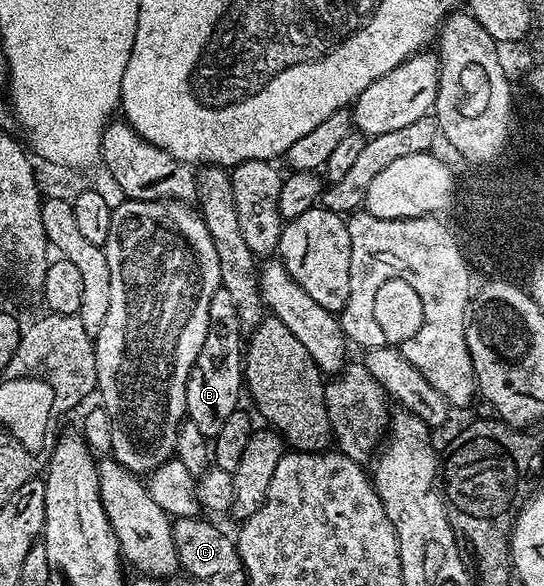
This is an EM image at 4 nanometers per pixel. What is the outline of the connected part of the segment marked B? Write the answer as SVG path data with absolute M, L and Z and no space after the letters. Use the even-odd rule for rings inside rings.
M220 289L211 296L207 340L203 340L203 348L197 357L197 365L191 368L191 376L187 380L187 400L185 401L187 421L195 424L208 440L216 438L219 428L223 428L223 420L227 420L231 412L239 409L240 402L237 401L240 400L241 394L243 398L243 327L230 293Z

